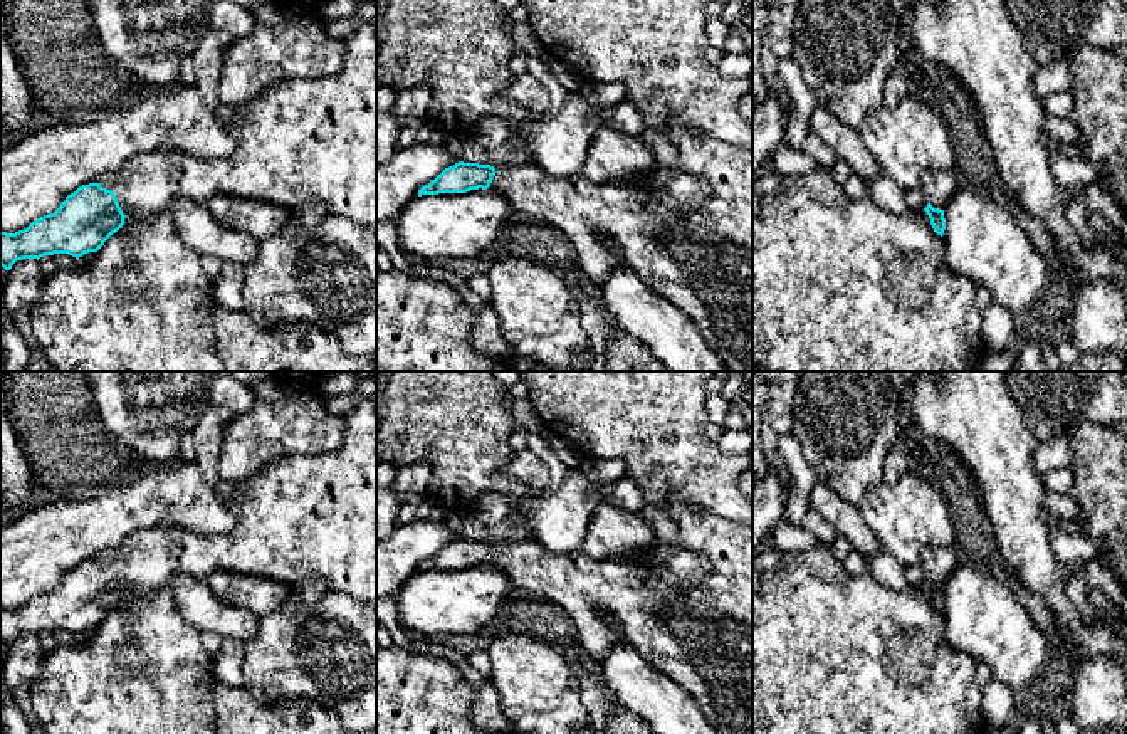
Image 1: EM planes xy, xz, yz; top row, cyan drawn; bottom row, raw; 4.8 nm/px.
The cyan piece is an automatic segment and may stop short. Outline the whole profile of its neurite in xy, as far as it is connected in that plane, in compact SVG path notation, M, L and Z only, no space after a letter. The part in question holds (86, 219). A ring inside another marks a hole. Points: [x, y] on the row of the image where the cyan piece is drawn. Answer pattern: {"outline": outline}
{"outline": "M356 15L336 18L324 22L324 30L331 39L338 39L346 45L341 71L321 81L275 84L257 99L237 107L235 116L225 123L237 139L237 146L230 155L202 160L178 151L141 153L128 160L119 171L106 175L99 183L79 186L66 197L54 213L37 218L27 228L15 233L0 230L0 265L10 270L17 260L39 260L54 254L69 254L79 259L84 254L97 252L124 225L126 217L134 225L141 225L155 213L170 212L180 200L207 205L213 195L269 202L287 210L312 200L322 203L331 215L376 230L376 20L366 22Z"}

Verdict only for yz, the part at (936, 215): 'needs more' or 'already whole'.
needs more

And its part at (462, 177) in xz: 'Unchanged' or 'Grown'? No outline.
Grown

